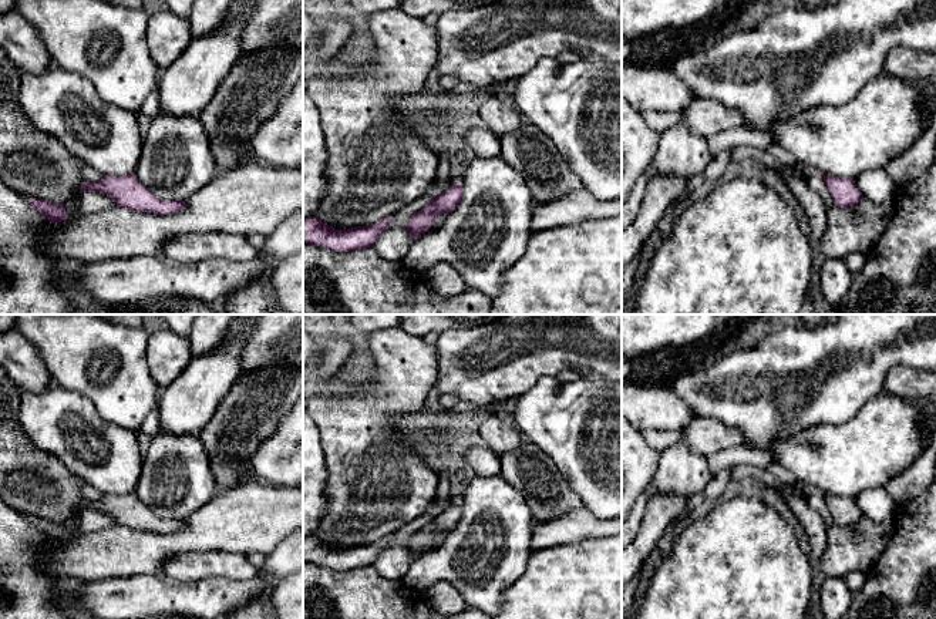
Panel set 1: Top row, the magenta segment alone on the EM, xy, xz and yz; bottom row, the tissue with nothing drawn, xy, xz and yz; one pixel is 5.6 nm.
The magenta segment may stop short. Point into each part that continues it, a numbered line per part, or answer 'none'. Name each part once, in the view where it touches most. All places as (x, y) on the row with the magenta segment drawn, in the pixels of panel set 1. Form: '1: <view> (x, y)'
none

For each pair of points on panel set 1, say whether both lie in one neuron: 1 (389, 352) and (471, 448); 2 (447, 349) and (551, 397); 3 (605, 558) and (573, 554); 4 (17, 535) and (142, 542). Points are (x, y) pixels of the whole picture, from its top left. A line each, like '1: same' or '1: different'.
1: different
2: different
3: same
4: different

